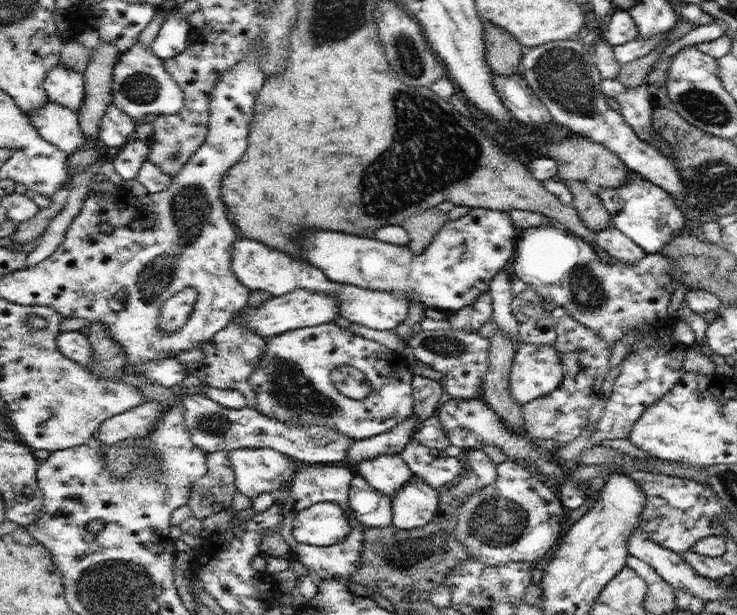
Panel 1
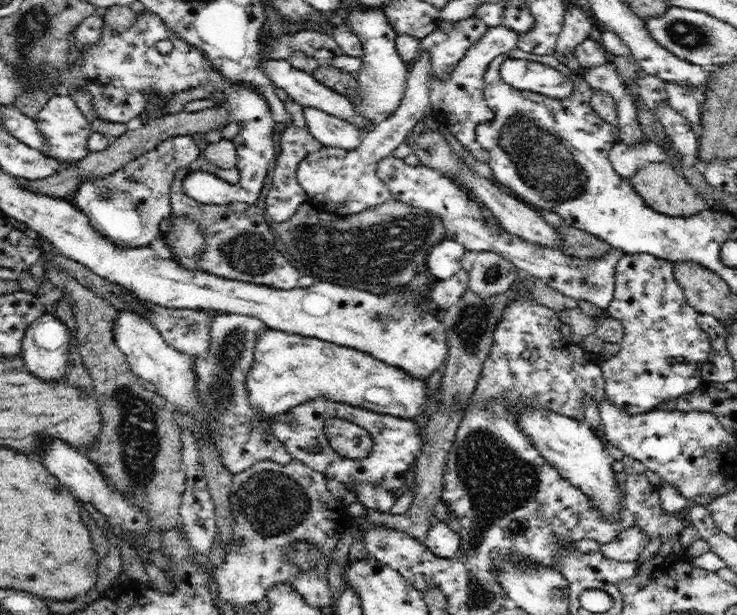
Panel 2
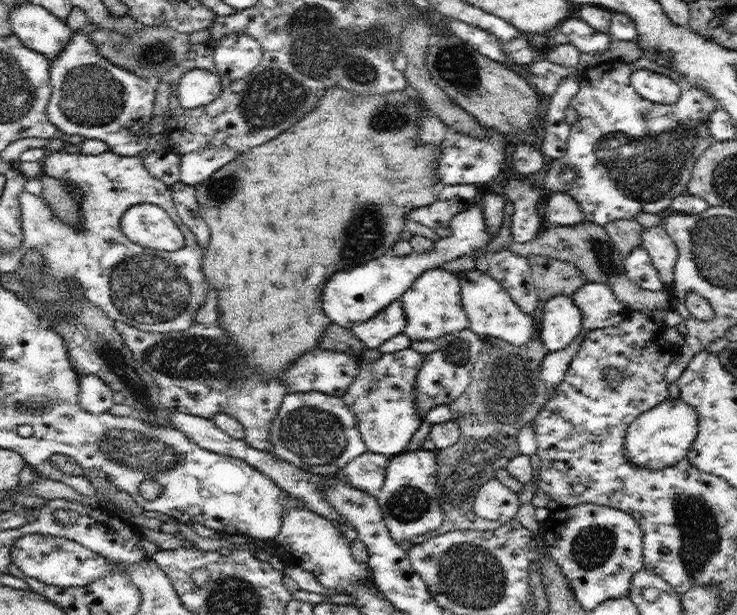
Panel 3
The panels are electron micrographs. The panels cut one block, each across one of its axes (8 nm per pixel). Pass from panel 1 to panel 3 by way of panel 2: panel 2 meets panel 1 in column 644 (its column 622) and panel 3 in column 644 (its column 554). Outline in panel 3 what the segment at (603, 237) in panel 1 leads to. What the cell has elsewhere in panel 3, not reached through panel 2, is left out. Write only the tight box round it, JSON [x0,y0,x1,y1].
[624,247,665,292]

